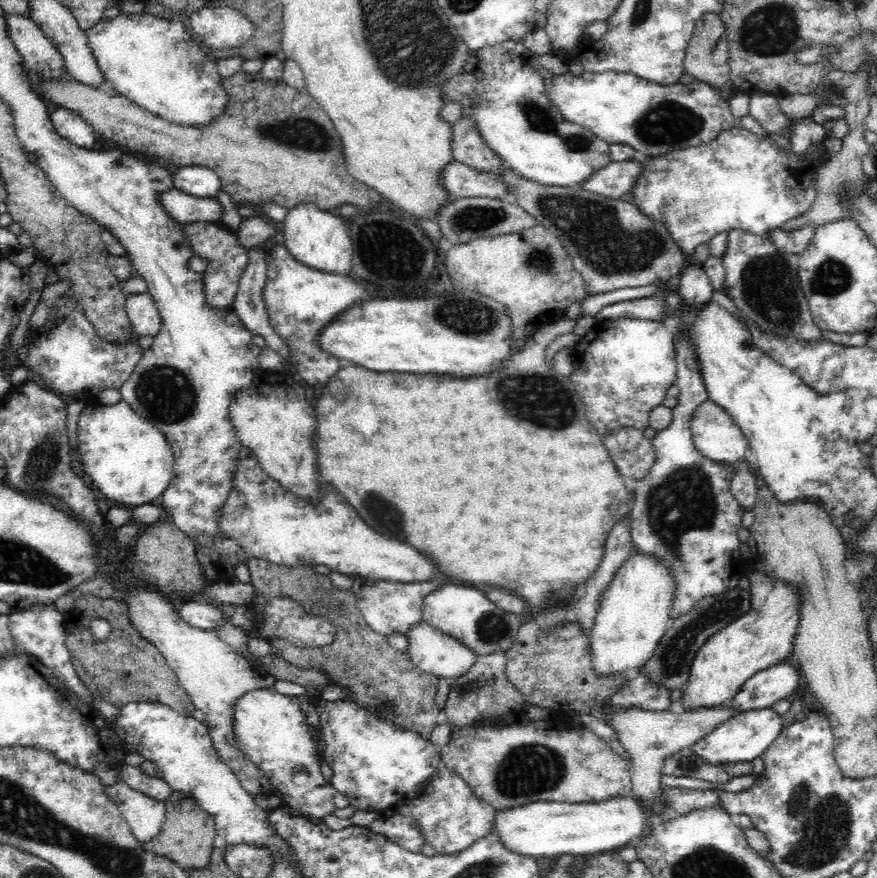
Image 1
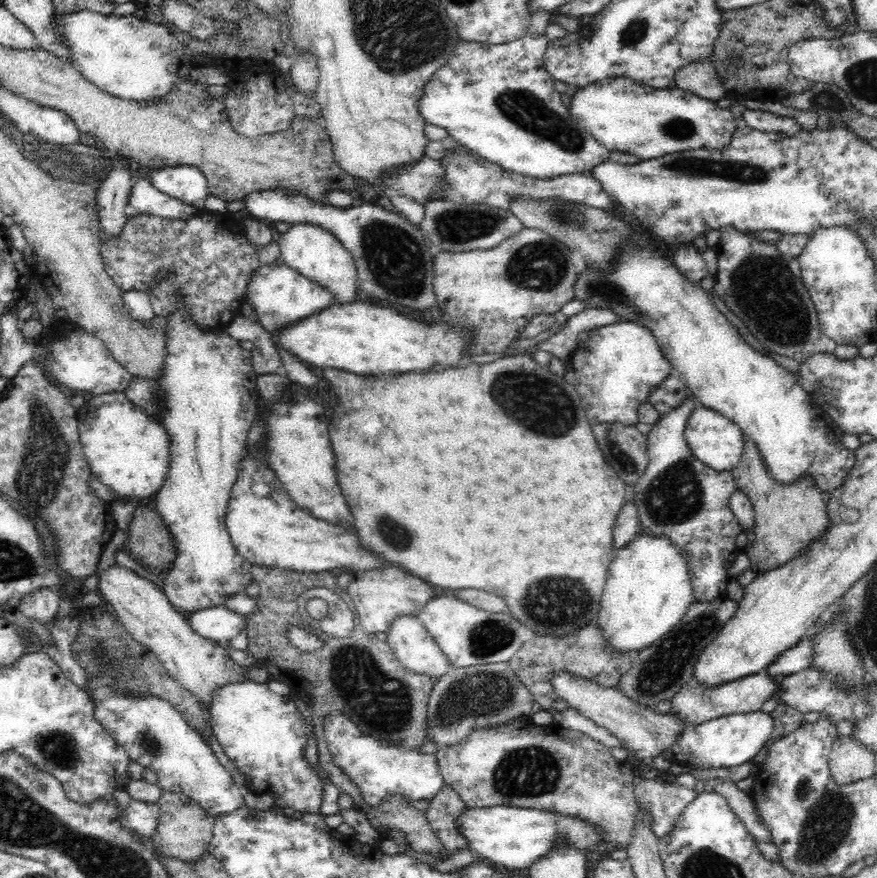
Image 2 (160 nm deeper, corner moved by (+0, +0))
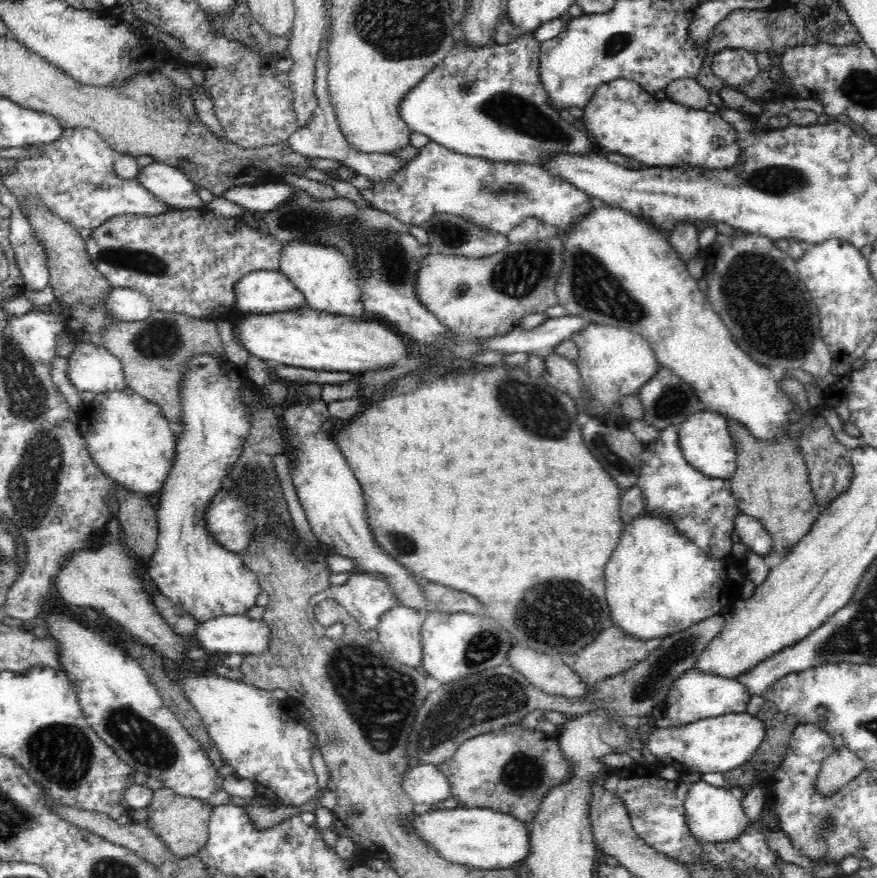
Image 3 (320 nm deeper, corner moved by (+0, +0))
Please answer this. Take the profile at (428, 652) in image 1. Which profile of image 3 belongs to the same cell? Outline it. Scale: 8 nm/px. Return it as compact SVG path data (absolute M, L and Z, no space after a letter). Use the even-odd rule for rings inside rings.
M398 605L382 613L375 626L377 640L397 663L417 668L423 657L421 628L424 620L426 615L419 610Z

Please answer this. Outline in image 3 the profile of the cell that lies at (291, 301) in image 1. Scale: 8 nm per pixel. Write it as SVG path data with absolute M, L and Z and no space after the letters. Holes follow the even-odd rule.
M249 272L234 285L235 306L242 314L270 314L307 306L302 293L282 272Z

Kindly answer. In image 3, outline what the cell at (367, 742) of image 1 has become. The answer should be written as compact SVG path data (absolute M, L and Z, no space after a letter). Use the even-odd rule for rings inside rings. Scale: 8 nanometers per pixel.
M429 762L406 768L400 783L414 804L436 806L453 796L446 775Z

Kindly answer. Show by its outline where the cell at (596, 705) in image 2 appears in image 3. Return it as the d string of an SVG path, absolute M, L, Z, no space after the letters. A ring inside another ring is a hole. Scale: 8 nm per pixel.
M512 645L505 664L523 675L532 686L551 695L585 699L592 686L586 684L558 655L539 653L528 645Z

